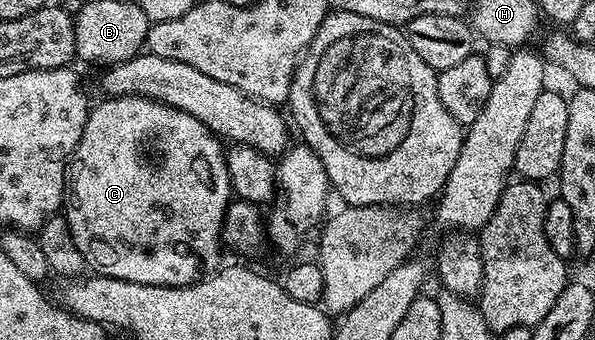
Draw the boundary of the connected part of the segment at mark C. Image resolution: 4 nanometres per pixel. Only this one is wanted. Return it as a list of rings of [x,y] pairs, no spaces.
[[[108,97],[100,106],[93,108],[86,119],[82,139],[71,155],[70,168],[66,174],[66,216],[68,226],[78,243],[78,251],[84,257],[85,266],[93,274],[114,279],[126,279],[130,283],[143,285],[195,285],[205,275],[211,274],[221,264],[220,229],[224,225],[224,216],[234,194],[228,178],[228,163],[221,138],[205,127],[194,115],[180,111],[149,97]]]

